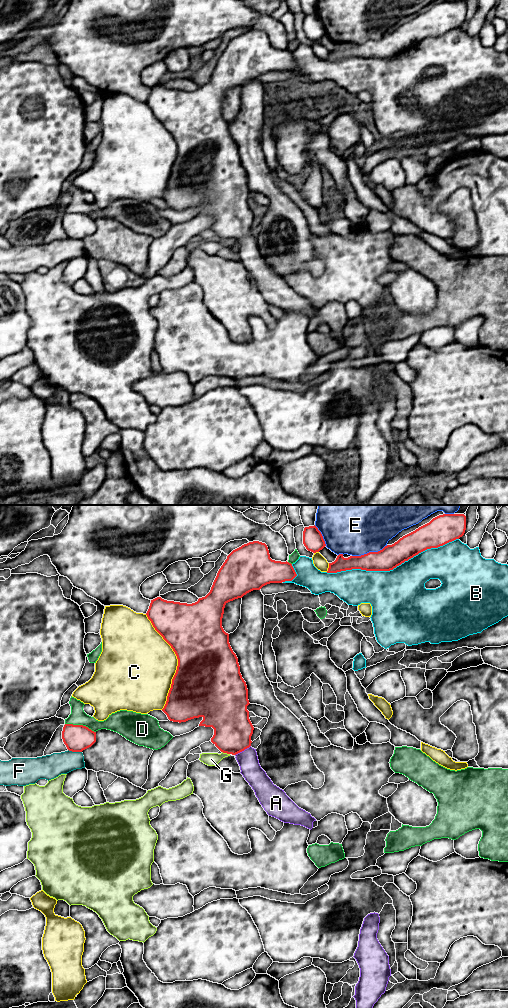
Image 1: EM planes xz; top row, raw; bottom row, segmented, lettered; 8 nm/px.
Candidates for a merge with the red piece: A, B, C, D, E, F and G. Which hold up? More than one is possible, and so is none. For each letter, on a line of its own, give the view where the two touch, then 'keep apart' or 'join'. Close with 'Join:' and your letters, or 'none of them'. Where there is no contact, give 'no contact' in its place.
A: xz | join
B: xz | keep apart
C: xz | keep apart
D: xz | keep apart
E: xz | keep apart
F: xz | keep apart
G: xz | keep apart
Join: A

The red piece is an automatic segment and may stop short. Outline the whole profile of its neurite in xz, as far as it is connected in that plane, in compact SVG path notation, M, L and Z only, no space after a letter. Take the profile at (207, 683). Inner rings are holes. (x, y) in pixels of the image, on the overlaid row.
M259 541L249 542L233 550L228 556L213 582L210 592L197 602L192 604L167 601L161 597L151 600L146 613L155 630L171 646L178 659L176 673L172 679L167 701L162 711L173 722L186 722L202 717L199 726L212 727L214 735L211 742L223 753L235 755L240 766L241 774L255 792L260 804L269 816L275 817L284 823L301 825L308 829L313 828L316 821L310 813L299 808L284 792L273 784L266 772L261 768L256 749L251 747L251 736L254 727L249 719L247 706L248 689L246 682L240 673L238 658L229 643L229 634L222 627L222 618L225 605L238 598L242 598L253 590L260 590L270 583L282 583L292 581L297 576L293 566L289 562L275 561L270 558L268 547Z

